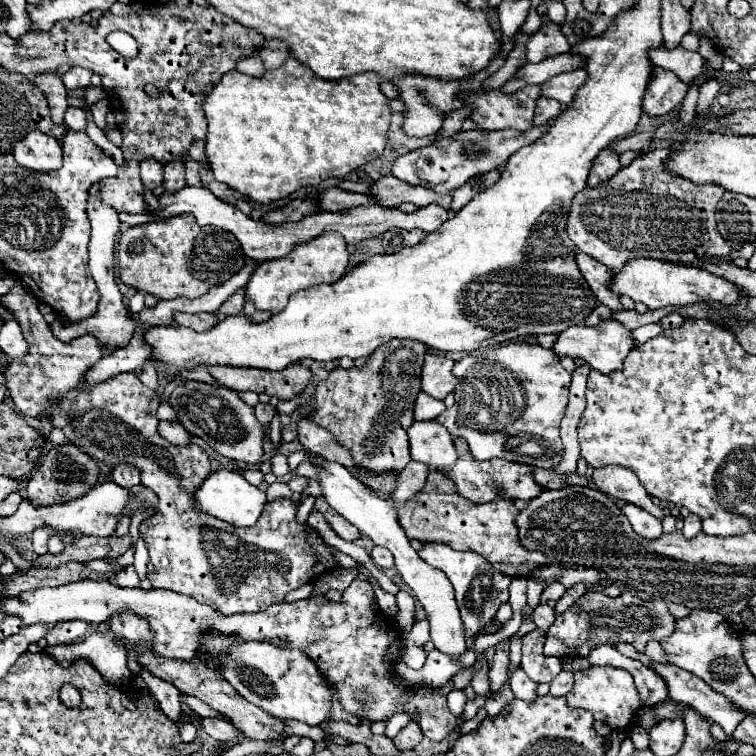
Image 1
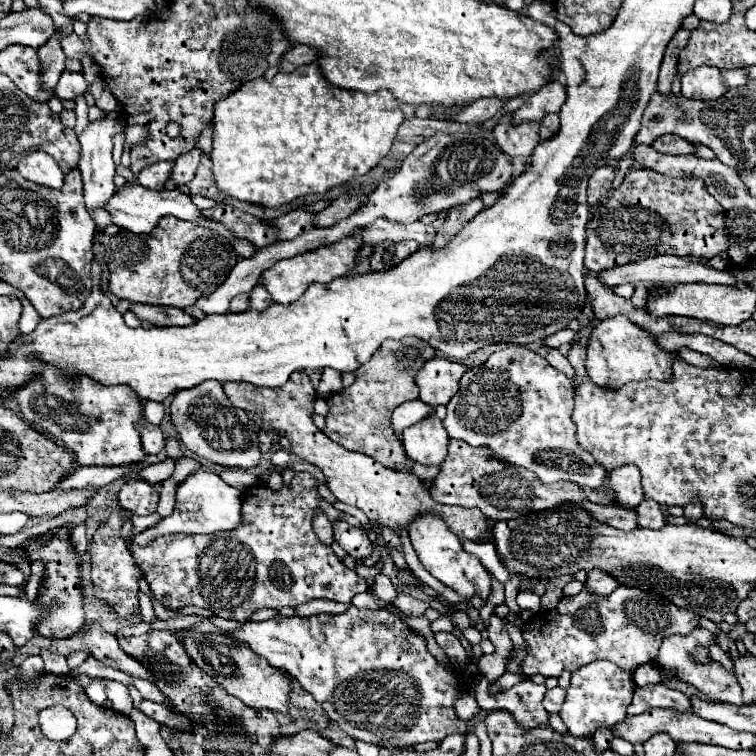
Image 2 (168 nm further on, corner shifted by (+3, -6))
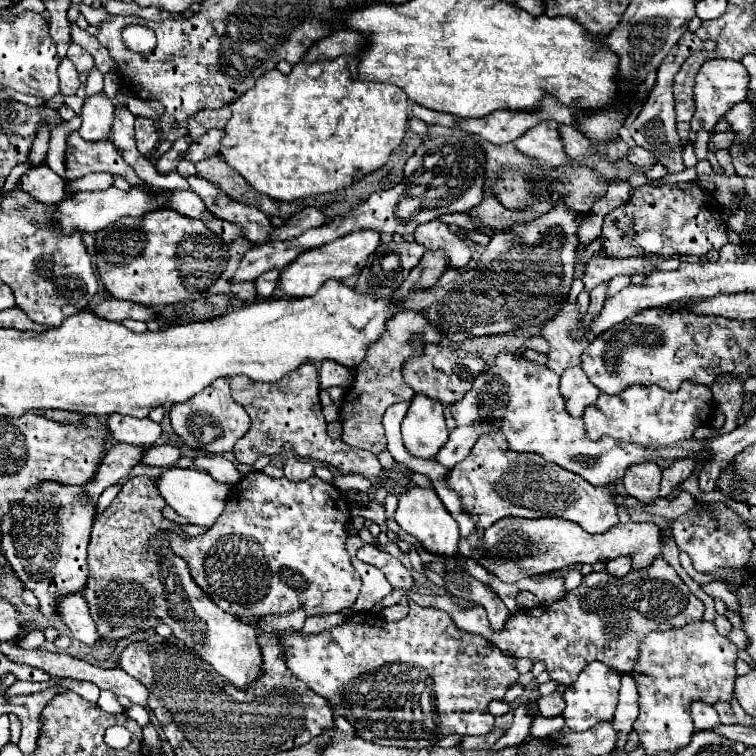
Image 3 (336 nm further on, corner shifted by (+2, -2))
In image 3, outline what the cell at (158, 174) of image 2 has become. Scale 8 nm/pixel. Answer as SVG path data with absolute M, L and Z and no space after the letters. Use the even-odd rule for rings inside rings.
M187 136L187 142L185 142L185 140L177 140L177 142L173 142L173 146L171 146L171 148L157 160L157 164L155 164L157 172L159 172L159 174L175 172L179 160L183 158L183 154L185 154L185 150L189 148L191 142L193 142L193 140L191 140L189 136Z

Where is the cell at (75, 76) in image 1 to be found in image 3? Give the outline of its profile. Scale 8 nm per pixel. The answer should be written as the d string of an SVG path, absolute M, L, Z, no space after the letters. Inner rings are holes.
M67 58L61 60L61 64L59 64L59 80L61 80L61 94L63 94L63 96L73 96L73 94L77 94L77 90L79 90L79 86L81 86L79 74L77 74L73 62L67 60Z

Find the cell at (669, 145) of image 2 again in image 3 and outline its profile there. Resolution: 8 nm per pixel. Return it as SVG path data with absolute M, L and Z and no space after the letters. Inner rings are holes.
M715 132L711 138L709 138L709 144L707 144L707 160L719 168L717 160L715 160L715 152L719 148L729 148L729 144L733 142L733 136L729 136L729 132Z

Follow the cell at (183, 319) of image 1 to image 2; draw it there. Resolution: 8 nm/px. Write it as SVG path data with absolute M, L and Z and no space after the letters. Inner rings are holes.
M130 304L128 310L134 312L142 322L150 322L154 326L188 326L196 322L192 316L184 314L178 308L152 308L148 304Z

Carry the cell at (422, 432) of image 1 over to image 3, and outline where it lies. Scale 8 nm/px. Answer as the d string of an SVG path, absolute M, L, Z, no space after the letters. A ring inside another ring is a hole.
M415 394L401 424L405 448L417 458L433 458L445 444L449 430L443 418L443 404Z

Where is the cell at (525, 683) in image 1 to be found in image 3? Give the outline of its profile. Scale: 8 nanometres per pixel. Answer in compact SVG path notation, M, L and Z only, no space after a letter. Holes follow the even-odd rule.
M529 698L529 702L525 704L531 716L531 736L535 738L543 738L543 736L553 736L555 732L559 732L565 726L563 716L553 716L553 718L543 718L537 712L537 700Z

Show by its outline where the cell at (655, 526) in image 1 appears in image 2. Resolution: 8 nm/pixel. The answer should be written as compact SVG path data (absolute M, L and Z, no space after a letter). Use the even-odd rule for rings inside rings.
M450 440L448 444L448 456L442 464L440 474L434 480L434 486L430 488L430 496L448 506L462 506L462 508L478 508L482 514L492 520L510 520L520 518L528 512L540 512L540 510L552 510L562 504L576 504L584 508L594 520L604 522L618 530L634 530L636 524L636 512L624 510L616 506L600 506L592 504L580 486L572 482L556 482L556 484L544 484L538 480L538 476L526 468L518 468L512 464L506 464L502 460L492 458L488 448L472 448L460 440Z

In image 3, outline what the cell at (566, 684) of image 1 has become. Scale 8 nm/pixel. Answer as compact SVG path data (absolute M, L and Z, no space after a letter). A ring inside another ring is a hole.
M553 692L549 696L541 696L537 706L543 716L559 716L565 710L565 700L561 692Z

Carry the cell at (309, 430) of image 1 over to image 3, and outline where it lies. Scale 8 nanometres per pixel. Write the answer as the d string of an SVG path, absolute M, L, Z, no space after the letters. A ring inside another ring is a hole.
M313 364L299 366L277 384L253 382L247 376L235 376L229 380L229 384L233 398L247 410L251 418L249 432L233 450L241 464L253 466L261 454L279 454L281 442L289 442L297 456L335 466L341 474L361 474L371 482L371 486L387 488L389 480L383 476L383 468L377 456L367 450L349 448L343 440L333 440L331 436L327 436L327 422L319 404L319 380Z

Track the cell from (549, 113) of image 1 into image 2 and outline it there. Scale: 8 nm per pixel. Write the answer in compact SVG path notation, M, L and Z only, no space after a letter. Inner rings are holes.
M556 114L546 116L546 118L540 122L540 138L542 138L542 140L550 140L558 130L560 130L560 118L558 118Z

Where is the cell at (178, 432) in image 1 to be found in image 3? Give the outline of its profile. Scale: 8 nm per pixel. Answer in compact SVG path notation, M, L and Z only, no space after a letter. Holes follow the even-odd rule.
M111 414L107 420L107 426L117 442L125 442L131 446L149 448L153 446L161 436L161 426L149 418L133 418L133 416L121 416Z

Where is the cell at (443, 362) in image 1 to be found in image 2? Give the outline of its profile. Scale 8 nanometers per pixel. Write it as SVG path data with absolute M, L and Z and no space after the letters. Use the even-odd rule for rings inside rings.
M436 356L428 360L416 374L416 384L420 388L420 400L428 406L448 404L458 390L458 382L464 376L468 366Z

